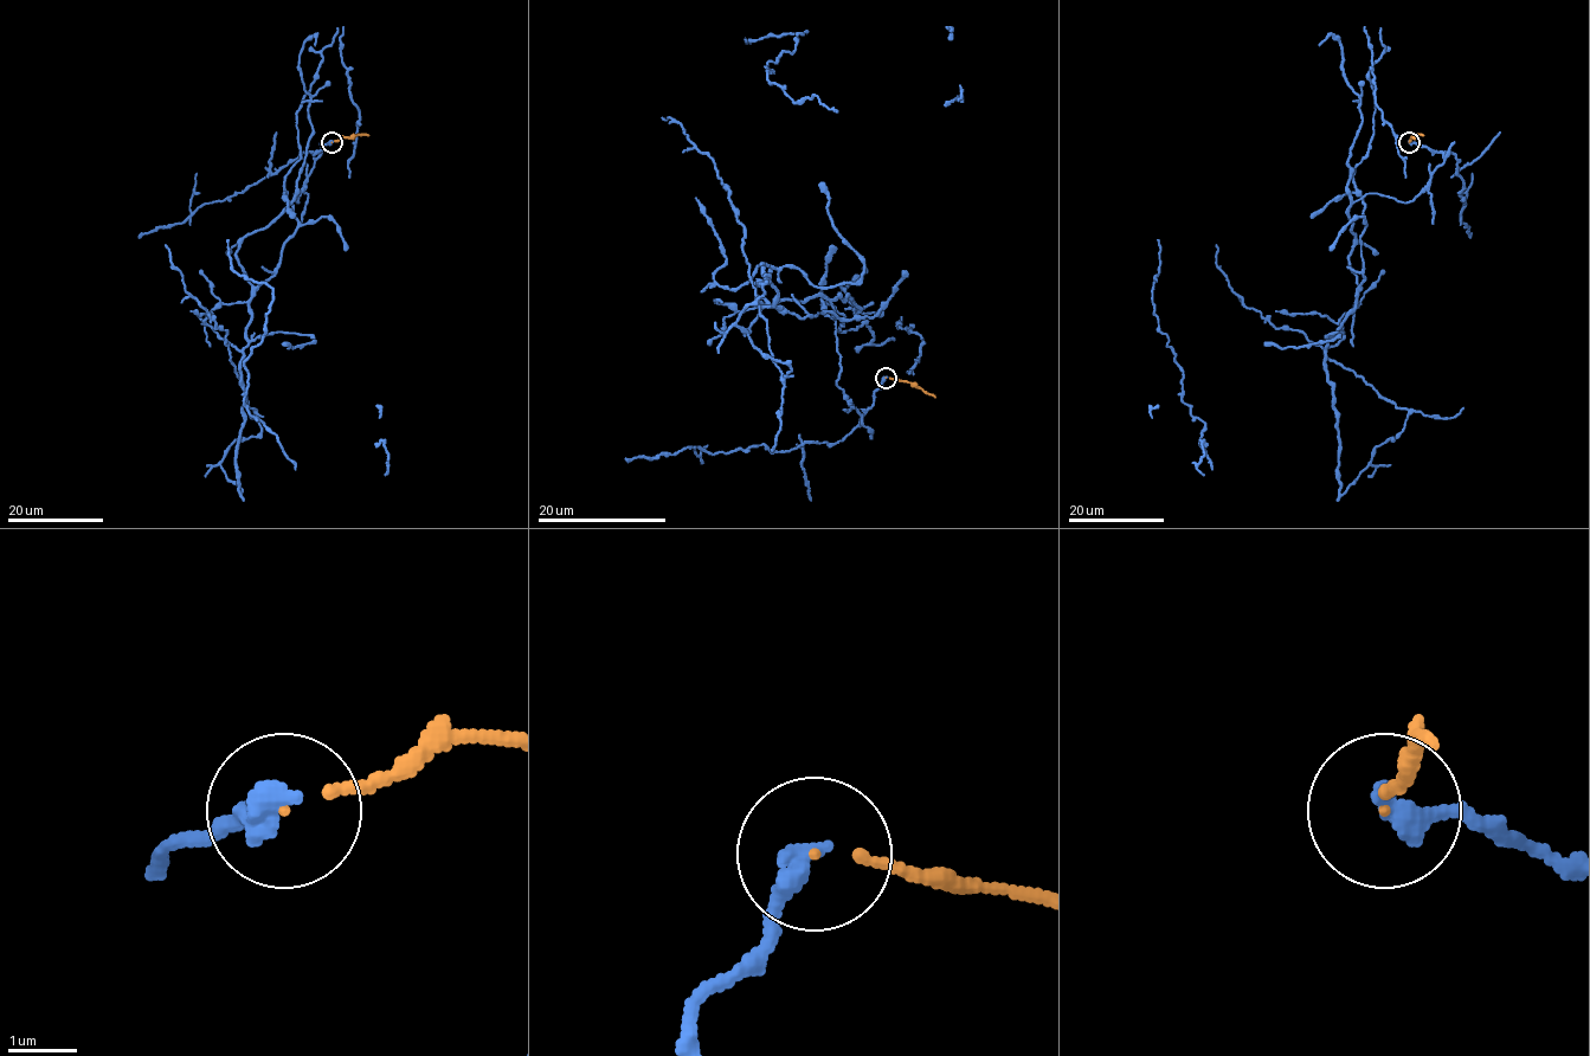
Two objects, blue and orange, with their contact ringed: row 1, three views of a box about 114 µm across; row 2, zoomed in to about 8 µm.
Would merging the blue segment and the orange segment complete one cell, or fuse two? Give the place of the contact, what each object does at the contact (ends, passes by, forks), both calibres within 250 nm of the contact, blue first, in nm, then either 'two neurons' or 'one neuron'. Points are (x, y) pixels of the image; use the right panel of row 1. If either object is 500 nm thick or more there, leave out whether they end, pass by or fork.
place (1409, 142); blue ends; orange ends; calibres 400 and 90 nm; two neurons

